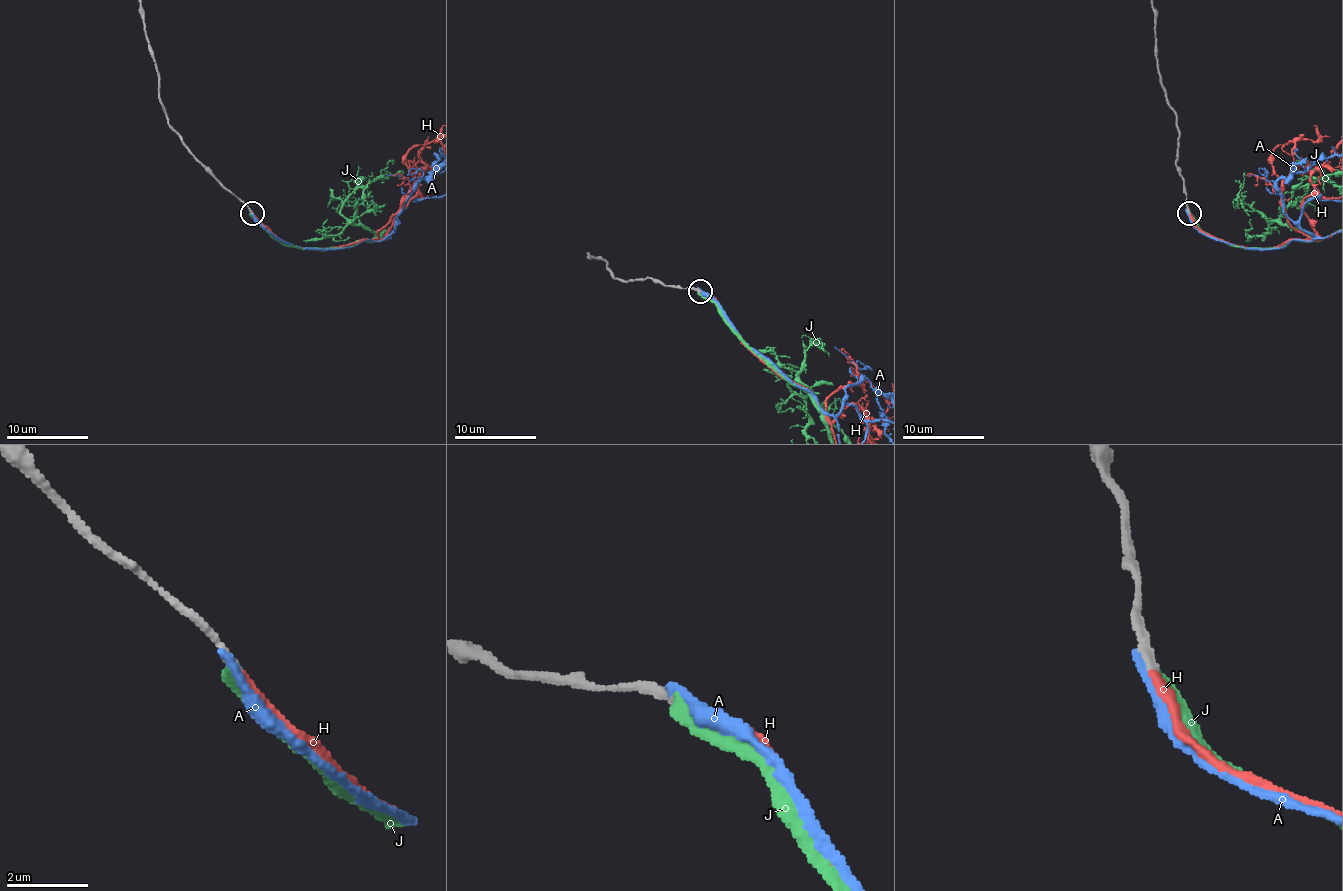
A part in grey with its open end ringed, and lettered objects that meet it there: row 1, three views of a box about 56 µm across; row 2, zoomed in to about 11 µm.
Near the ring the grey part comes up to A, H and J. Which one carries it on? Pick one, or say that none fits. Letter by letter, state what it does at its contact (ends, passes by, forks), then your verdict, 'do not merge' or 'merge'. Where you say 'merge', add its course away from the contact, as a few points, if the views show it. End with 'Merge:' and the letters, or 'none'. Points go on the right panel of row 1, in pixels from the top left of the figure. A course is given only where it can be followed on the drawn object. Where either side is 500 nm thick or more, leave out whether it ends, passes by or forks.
A: it ends | do not merge
H: it ends | merge
J: it ends | do not merge
Merge: H

